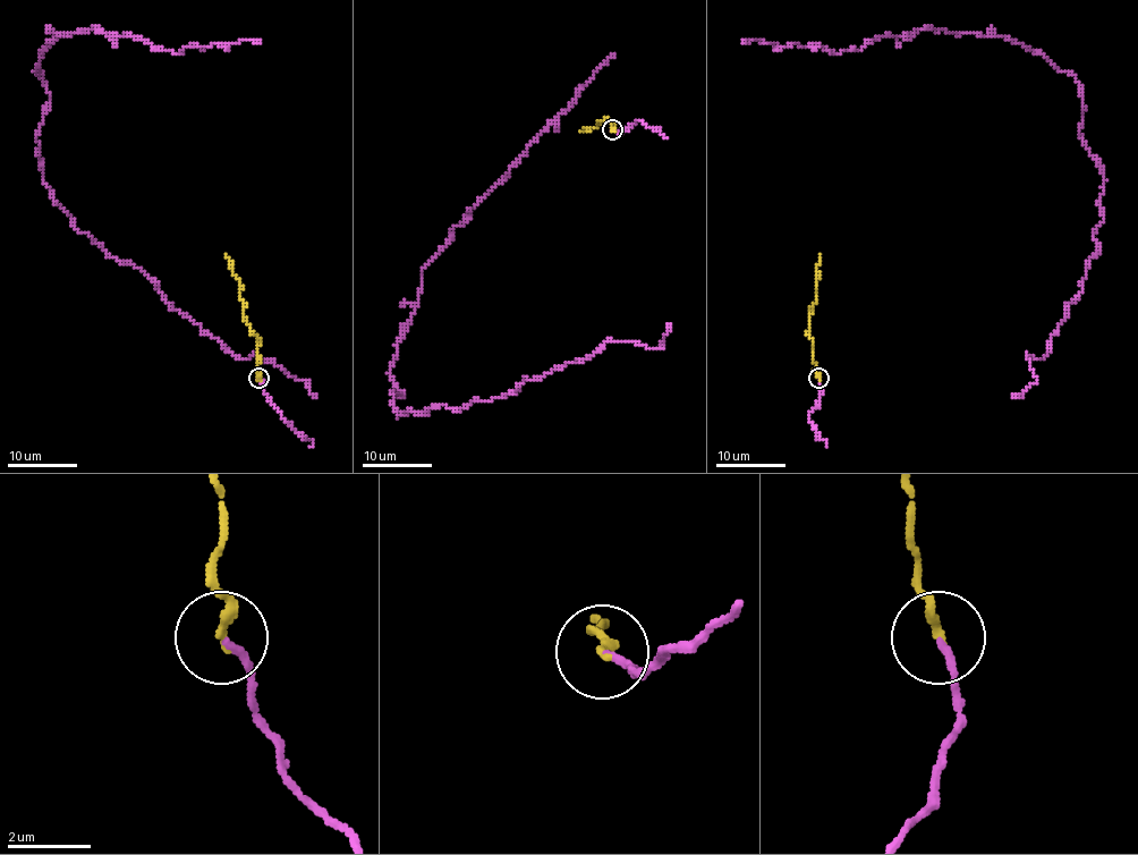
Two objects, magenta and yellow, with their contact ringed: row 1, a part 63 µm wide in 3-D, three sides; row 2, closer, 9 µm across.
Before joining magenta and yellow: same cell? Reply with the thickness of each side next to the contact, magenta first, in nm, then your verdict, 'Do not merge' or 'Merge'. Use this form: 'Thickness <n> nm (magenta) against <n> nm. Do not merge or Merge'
Thickness 180 nm (magenta) against 220 nm. Merge

